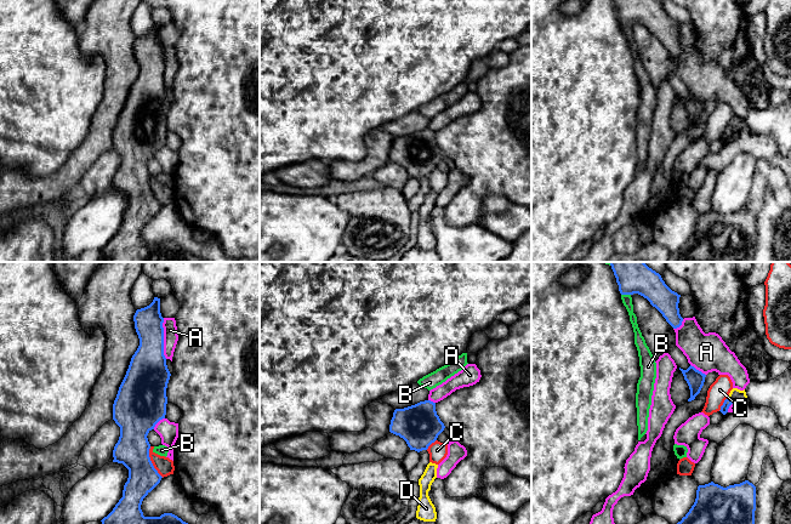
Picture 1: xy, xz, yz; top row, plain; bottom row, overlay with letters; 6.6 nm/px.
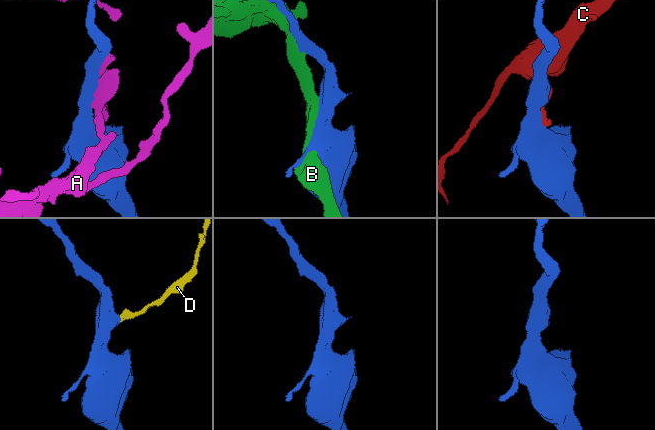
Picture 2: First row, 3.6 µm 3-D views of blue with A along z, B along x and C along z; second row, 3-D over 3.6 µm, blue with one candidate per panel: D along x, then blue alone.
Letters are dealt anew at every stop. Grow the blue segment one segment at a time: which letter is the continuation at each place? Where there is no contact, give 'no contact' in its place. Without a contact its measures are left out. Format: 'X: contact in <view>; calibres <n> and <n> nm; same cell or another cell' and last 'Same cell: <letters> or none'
A: contact in xy; calibres 260 and 100 nm; another cell
B: contact in yz; calibres 220 and 60 nm; another cell
C: contact in xy; calibres 220 and 120 nm; another cell
D: contact in yz; calibres 50 and 90 nm; same cell
Same cell: D

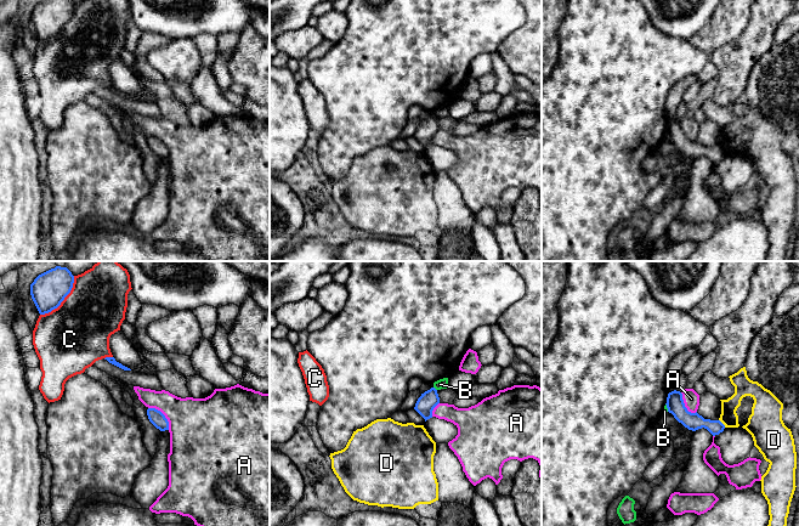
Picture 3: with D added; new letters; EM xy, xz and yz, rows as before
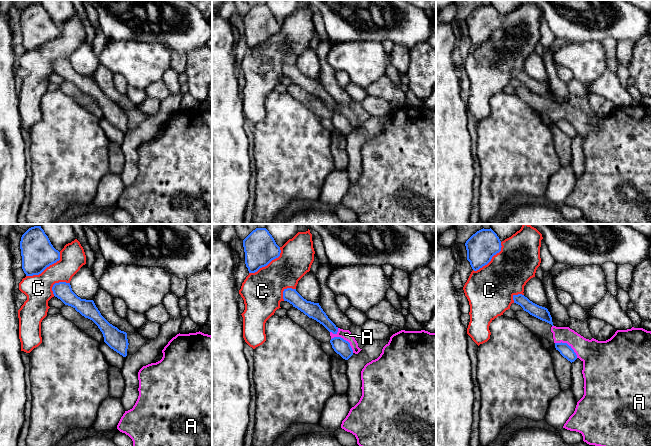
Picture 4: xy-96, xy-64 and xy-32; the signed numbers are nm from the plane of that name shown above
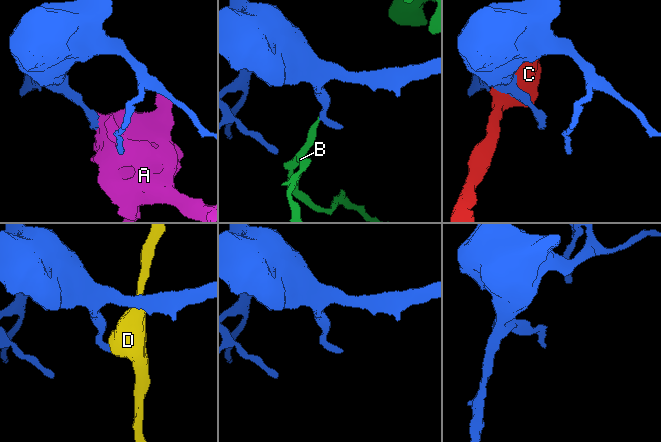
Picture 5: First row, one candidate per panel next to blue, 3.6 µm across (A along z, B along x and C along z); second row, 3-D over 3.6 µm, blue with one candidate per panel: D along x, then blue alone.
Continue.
A: contact in xy; calibres 100 and 380 nm; another cell
B: contact in xz; calibres 120 and 70 nm; another cell
C: contact in xy; calibres 240 and 440 nm; another cell
D: contact in yz; calibres 120 and 170 nm; another cell
Same cell: none

